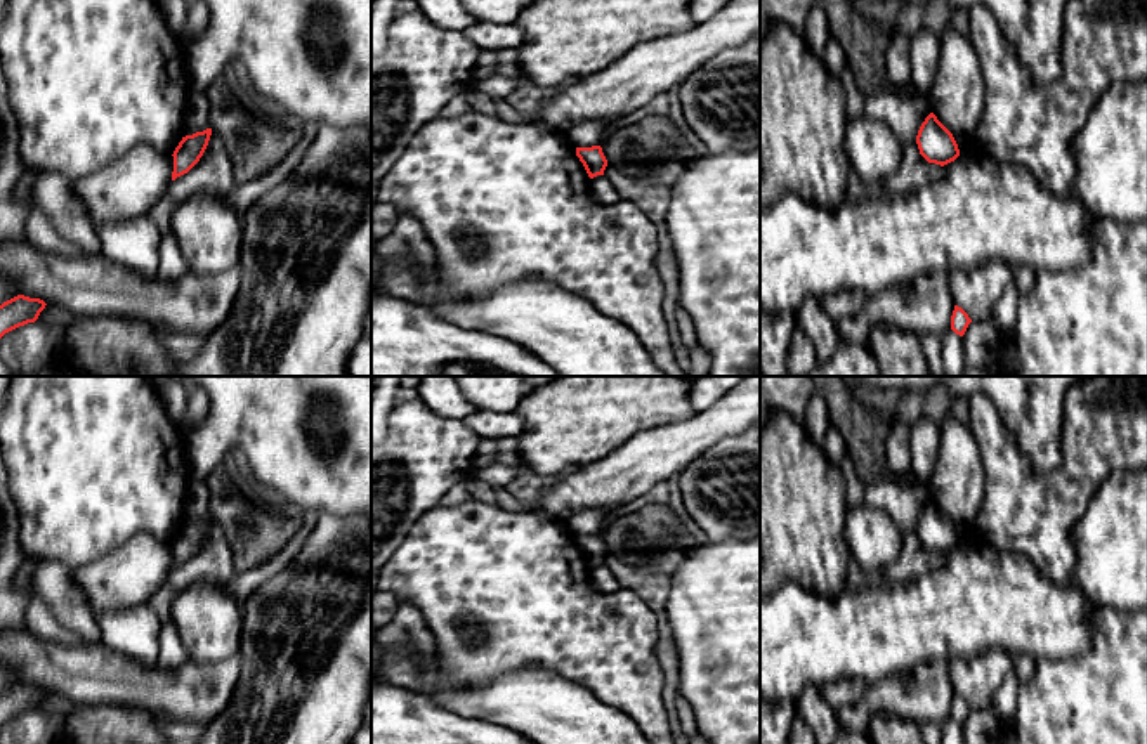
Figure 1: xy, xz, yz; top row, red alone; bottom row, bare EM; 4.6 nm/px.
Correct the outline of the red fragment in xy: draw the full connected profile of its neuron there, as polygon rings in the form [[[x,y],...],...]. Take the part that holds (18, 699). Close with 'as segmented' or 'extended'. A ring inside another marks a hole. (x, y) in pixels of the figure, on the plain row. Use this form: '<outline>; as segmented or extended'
[[[24,683],[3,690],[0,694],[0,727],[19,715],[35,711],[45,694],[43,689]]]; as segmented

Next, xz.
[[[600,534],[576,536],[576,545],[583,551],[590,567],[593,567],[597,564],[604,564],[607,548],[606,548]]]; as segmented

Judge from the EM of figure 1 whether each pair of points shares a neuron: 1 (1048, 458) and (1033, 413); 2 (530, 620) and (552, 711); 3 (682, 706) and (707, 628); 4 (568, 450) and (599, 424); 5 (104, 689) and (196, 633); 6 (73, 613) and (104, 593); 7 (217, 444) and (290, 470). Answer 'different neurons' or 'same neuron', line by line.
1: same neuron
2: different neurons
3: different neurons
4: same neuron
5: different neurons
6: different neurons
7: same neuron

